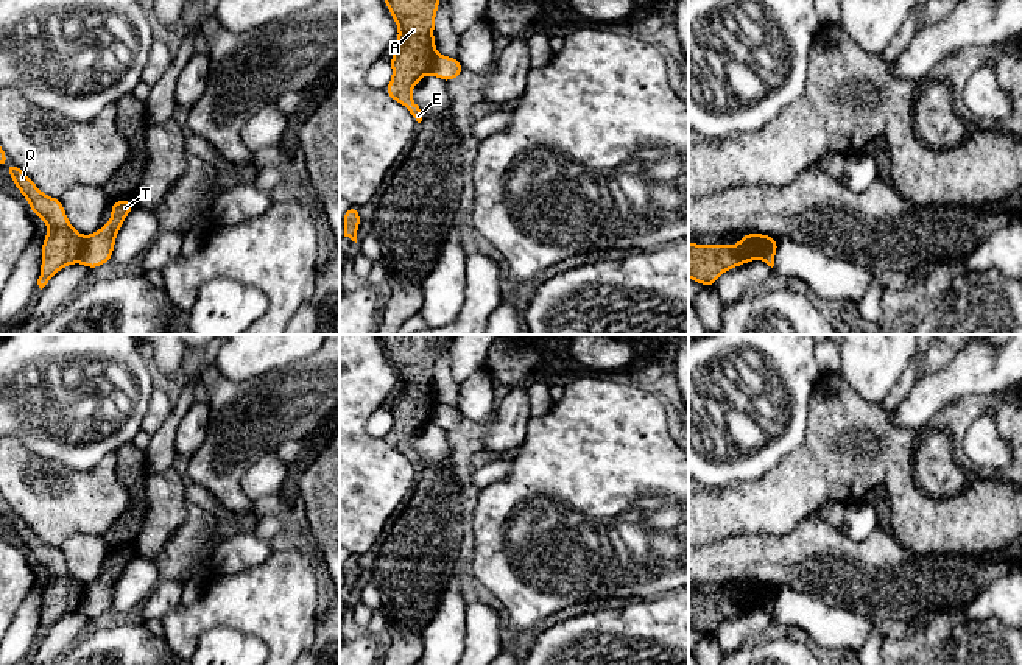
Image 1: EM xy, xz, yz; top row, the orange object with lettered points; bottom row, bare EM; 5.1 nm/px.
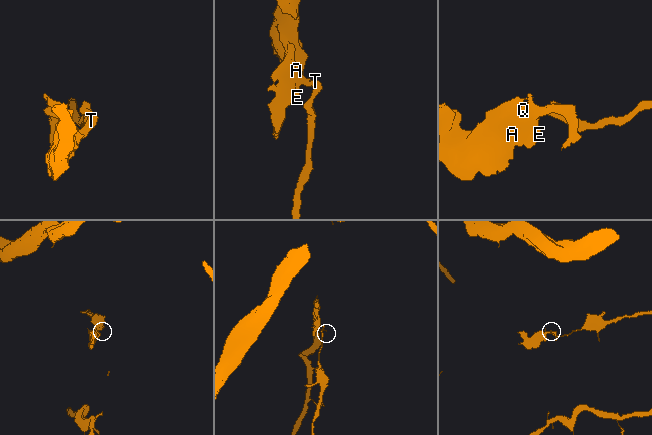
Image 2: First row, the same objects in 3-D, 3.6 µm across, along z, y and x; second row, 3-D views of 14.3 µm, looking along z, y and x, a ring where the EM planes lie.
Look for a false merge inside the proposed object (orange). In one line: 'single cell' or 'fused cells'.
fused cells

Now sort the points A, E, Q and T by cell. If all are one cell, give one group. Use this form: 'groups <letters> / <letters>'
groups A E Q / T

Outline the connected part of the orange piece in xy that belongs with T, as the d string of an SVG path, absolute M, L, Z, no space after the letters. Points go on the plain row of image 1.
M128 548L111 551L111 570L106 575L100 576L95 582L86 586L86 595L79 606L79 610L84 615L95 618L112 607L118 578L122 576L128 562L136 556L136 550Z

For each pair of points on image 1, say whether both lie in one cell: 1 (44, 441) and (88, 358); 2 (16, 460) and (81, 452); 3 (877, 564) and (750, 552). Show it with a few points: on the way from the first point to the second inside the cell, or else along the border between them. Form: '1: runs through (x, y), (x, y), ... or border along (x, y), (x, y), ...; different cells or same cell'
1: runs through (64, 421), (88, 397), (88, 379); same cell
2: border along (16, 435), (38, 455), (61, 461), (75, 471); different cells
3: runs through (846, 564), (781, 561); same cell

